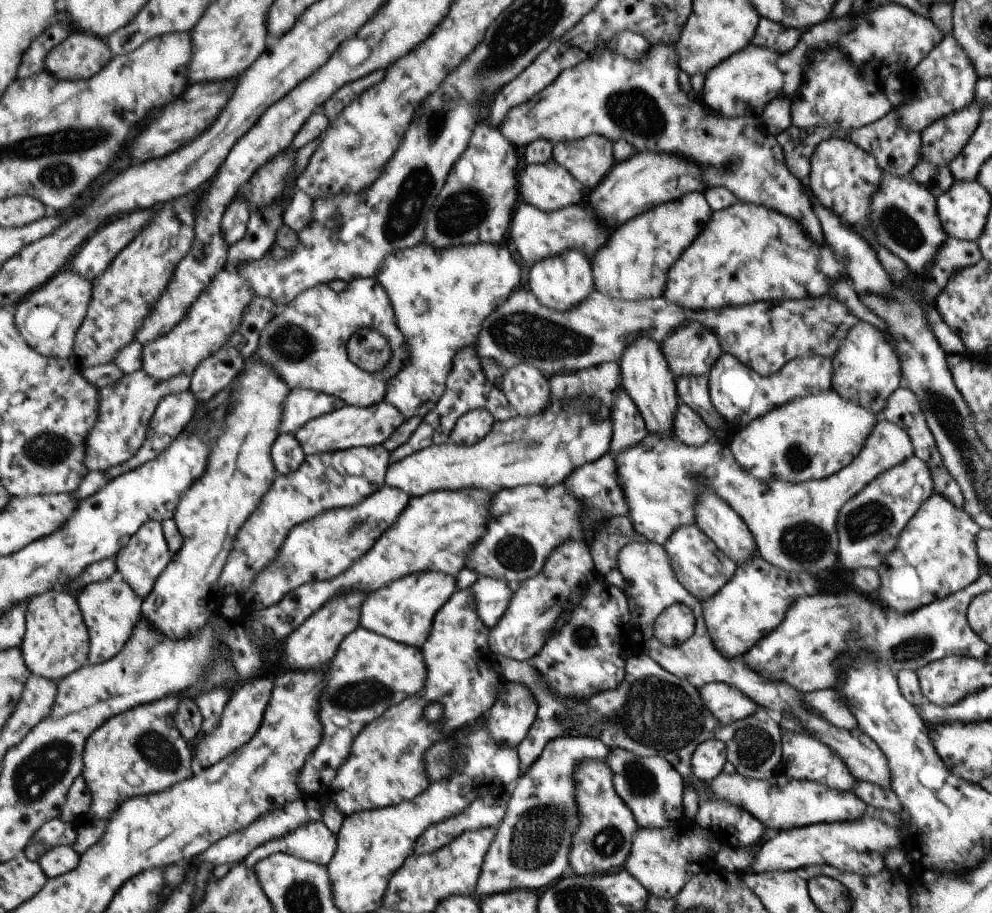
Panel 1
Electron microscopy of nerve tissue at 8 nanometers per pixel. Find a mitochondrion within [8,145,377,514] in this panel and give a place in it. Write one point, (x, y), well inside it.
(48, 450)

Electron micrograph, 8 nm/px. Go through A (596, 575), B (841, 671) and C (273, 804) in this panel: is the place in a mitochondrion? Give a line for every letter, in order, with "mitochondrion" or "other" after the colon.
A: other
B: other
C: other

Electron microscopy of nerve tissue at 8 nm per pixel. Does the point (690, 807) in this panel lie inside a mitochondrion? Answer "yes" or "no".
no

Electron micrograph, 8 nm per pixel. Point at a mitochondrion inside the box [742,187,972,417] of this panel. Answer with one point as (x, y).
(907, 238)

